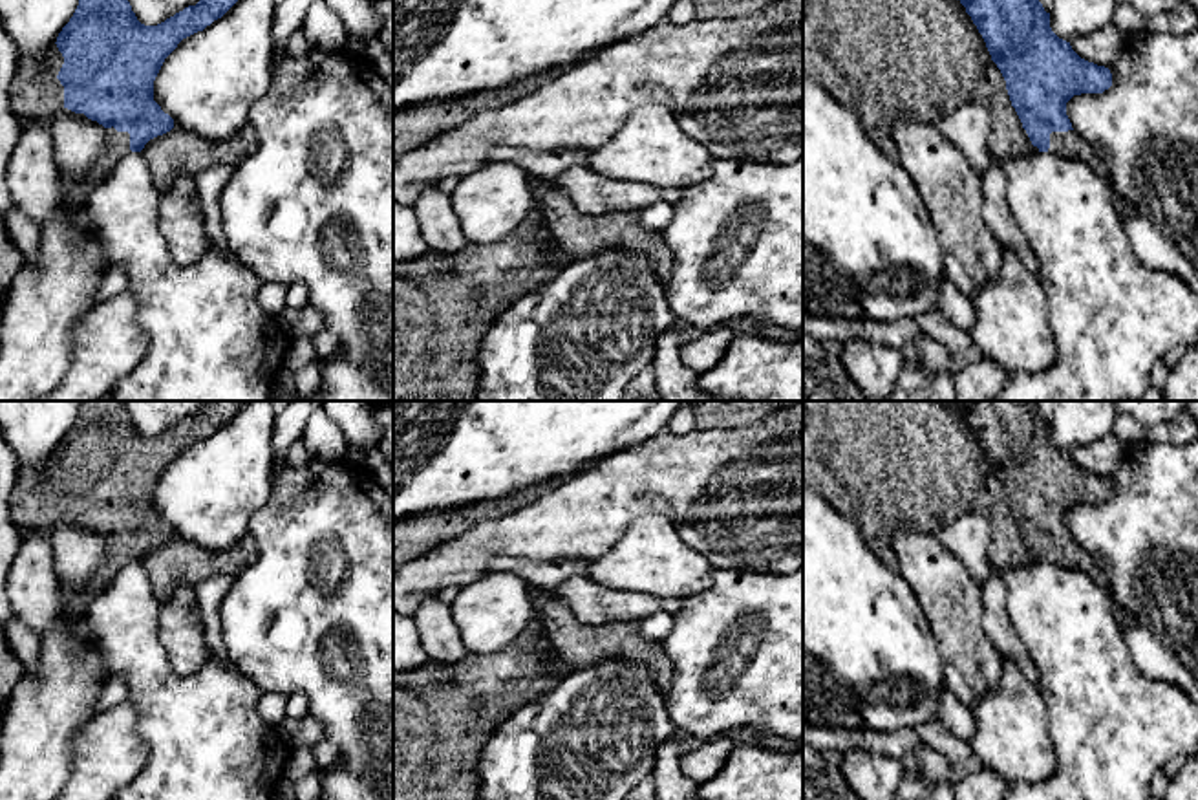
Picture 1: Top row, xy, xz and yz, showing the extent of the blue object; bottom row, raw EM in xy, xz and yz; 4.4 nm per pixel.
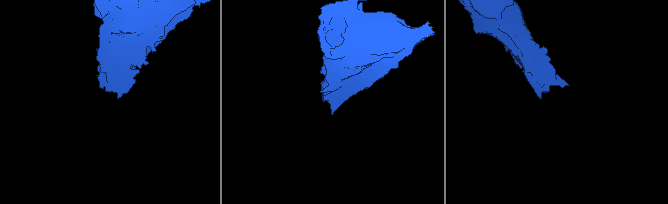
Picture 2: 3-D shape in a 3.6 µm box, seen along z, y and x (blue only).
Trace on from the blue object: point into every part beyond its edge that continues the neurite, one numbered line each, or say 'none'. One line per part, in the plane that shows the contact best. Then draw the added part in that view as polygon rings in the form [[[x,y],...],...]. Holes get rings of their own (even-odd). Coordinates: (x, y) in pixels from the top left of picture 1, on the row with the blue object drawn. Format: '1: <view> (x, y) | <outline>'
1: xy (37, 94) | [[[57,44],[35,68],[29,68],[26,60],[18,60],[11,84],[11,108],[20,126],[26,123],[49,126],[55,114],[64,110],[64,86],[57,79],[62,64],[64,57]]]

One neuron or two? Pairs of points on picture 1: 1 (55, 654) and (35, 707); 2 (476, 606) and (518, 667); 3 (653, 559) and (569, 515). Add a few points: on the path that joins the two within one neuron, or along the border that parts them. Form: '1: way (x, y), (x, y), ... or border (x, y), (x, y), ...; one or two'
1: way (55, 667), (55, 687), (48, 694); one
2: border (529, 627), (502, 648), (485, 654), (469, 652); two
3: border (653, 515), (637, 518), (606, 551), (589, 561); two

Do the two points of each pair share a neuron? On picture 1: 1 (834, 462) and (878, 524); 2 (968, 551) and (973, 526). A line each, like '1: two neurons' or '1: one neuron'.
1: one neuron
2: one neuron

